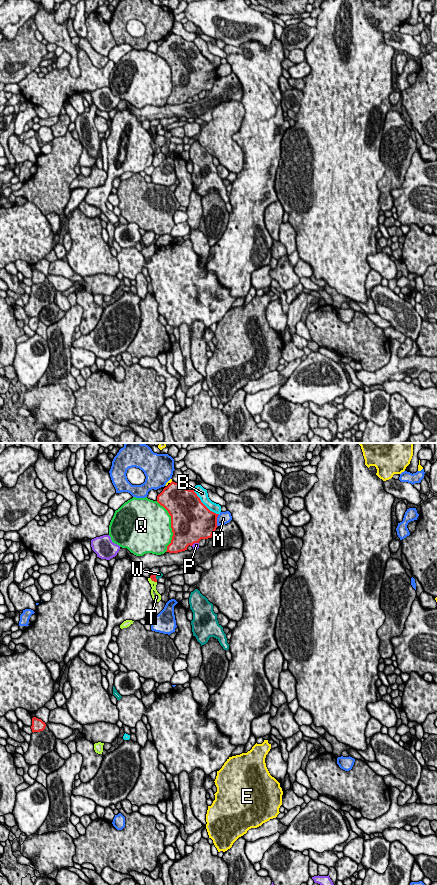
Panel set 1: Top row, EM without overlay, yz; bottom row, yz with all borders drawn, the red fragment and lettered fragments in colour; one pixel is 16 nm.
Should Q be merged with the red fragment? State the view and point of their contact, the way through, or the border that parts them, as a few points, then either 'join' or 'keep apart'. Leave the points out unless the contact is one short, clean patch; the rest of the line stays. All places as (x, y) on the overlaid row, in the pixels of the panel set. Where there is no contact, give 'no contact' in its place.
meets red in yz at (171, 526); keep apart

